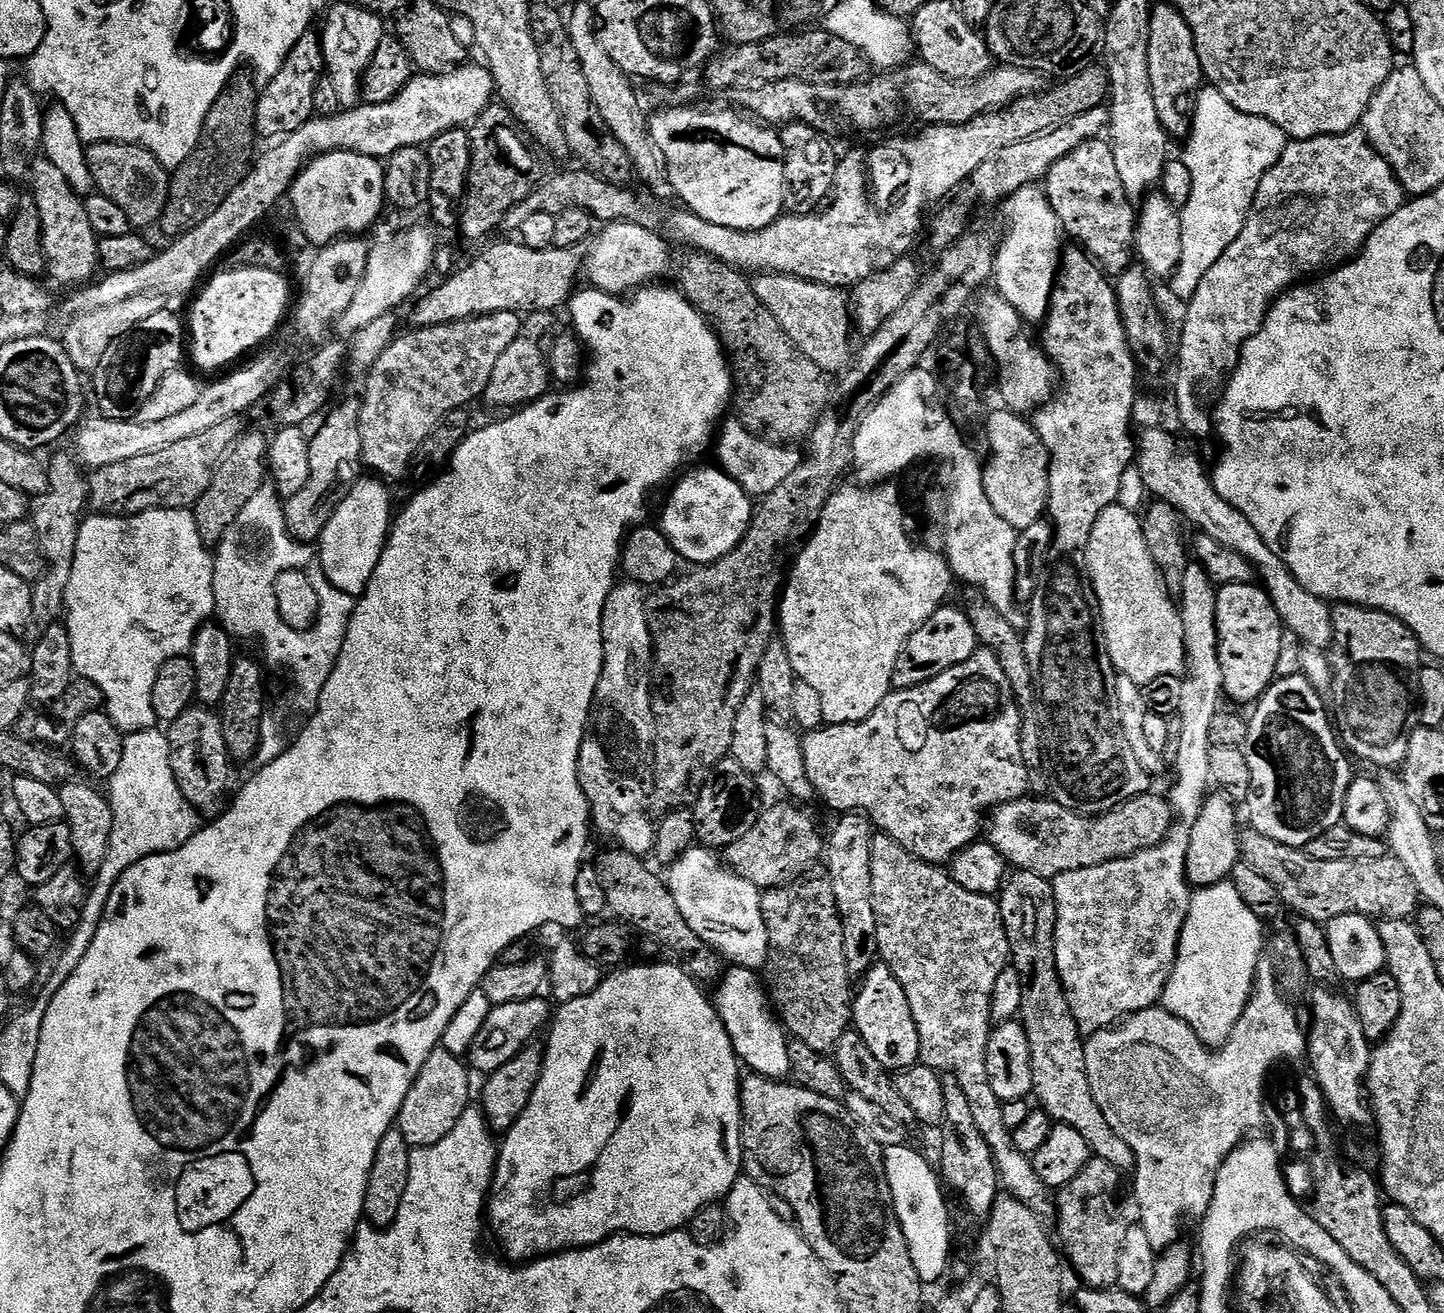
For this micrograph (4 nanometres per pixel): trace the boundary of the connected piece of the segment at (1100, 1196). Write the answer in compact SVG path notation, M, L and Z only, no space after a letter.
M1093 1157L1080 1174L1057 1193L1056 1219L1064 1248L1062 1244L1061 1247L1067 1263L1069 1260L1089 1289L1113 1289L1118 1285L1118 1261L1130 1227L1116 1196L1120 1180L1121 1173Z

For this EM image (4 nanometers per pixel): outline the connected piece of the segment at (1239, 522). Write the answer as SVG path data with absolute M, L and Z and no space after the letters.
M1160 426L1146 428L1138 436L1138 455L1134 464L1141 470L1142 480L1147 491L1157 501L1169 503L1188 524L1190 522L1194 527L1200 528L1196 530L1199 530L1203 535L1214 538L1214 542L1222 542L1222 546L1242 554L1242 558L1249 560L1256 570L1259 583L1274 602L1274 610L1278 610L1285 629L1291 635L1293 632L1301 640L1299 642L1301 645L1327 649L1332 643L1332 608L1325 601L1310 594L1310 590L1306 590L1302 586L1302 582L1298 582L1298 578L1294 578L1294 574L1290 574L1286 562L1282 562L1282 558L1278 558L1278 554L1274 554L1274 550L1270 550L1270 546L1266 546L1266 542L1262 542L1262 534L1258 534L1258 530L1254 530L1250 518L1246 518L1246 514L1242 514L1242 510L1234 510L1234 506L1230 506L1230 502L1226 502L1220 497L1218 490L1212 485L1209 469L1207 467L1204 469L1199 454L1187 444L1189 441L1187 439L1184 439L1185 441L1179 440L1178 437L1171 436L1170 433L1163 432L1163 430L1164 428Z

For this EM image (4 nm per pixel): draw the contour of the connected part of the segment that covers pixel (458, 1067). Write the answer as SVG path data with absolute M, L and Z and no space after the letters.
M442 1046L433 1050L426 1062L422 1062L422 1070L418 1070L418 1078L414 1078L414 1086L410 1086L410 1094L406 1094L406 1102L402 1102L402 1110L395 1122L395 1127L399 1128L409 1148L434 1146L434 1142L442 1142L442 1138L446 1138L446 1134L458 1126L458 1118L462 1118L462 1114L473 1103L471 1078L469 1065Z

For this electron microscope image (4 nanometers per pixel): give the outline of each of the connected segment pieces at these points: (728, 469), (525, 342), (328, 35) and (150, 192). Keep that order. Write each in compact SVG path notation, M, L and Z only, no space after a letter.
M739 419L727 420L719 425L714 452L716 448L716 456L720 459L719 467L734 482L738 482L742 490L748 492L752 498L763 498L770 494L770 490L777 488L789 474L794 474L794 470L798 470L802 456L801 453L795 452L797 450L795 447L772 444L744 428Z
M533 312L521 323L518 338L514 338L514 342L510 342L510 346L506 346L506 351L502 353L502 358L498 358L494 371L490 374L490 382L482 397L483 403L488 403L492 408L519 410L524 405L539 400L549 391L550 373L546 341L553 331L553 329L551 330L552 319L553 317L549 313Z
M345 2L334 5L324 20L324 32L319 33L320 48L324 51L326 75L330 82L334 82L341 109L355 108L361 103L361 80L374 58L378 44L386 35L383 23L385 21L379 15Z
M98 142L87 145L87 158L95 191L99 195L110 198L110 202L120 204L120 212L128 215L133 229L148 230L159 221L168 201L169 169L164 168L146 150L137 144L123 144L122 142Z

